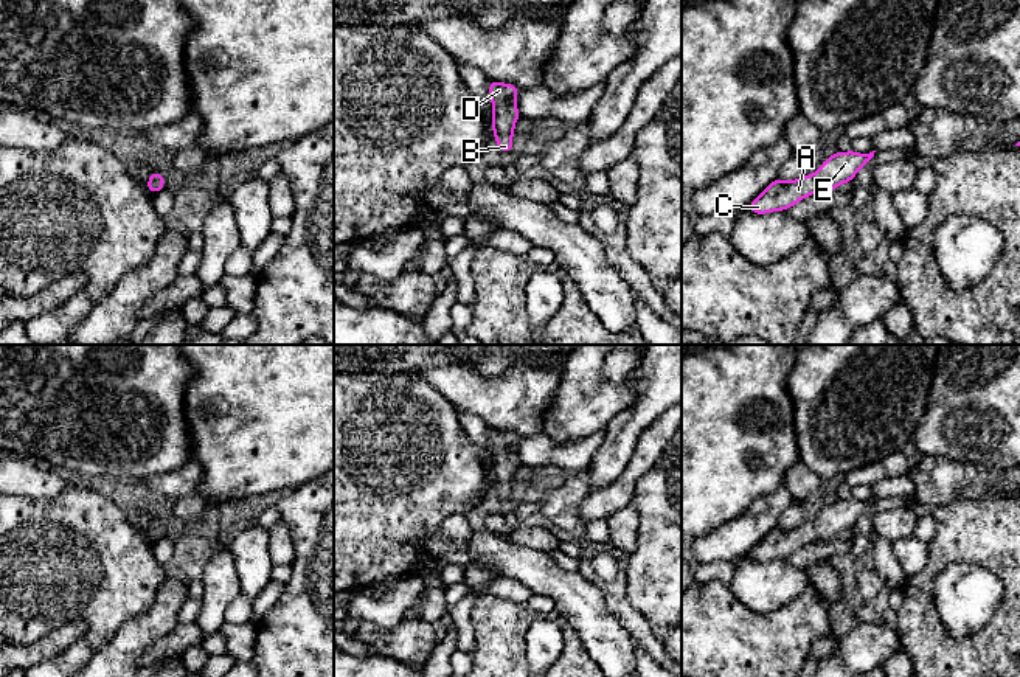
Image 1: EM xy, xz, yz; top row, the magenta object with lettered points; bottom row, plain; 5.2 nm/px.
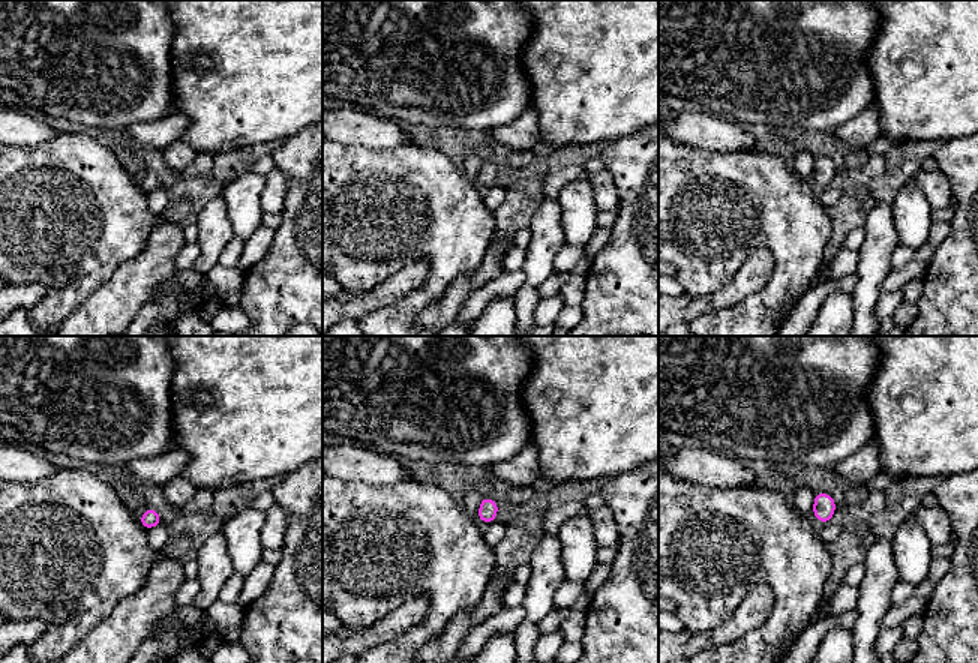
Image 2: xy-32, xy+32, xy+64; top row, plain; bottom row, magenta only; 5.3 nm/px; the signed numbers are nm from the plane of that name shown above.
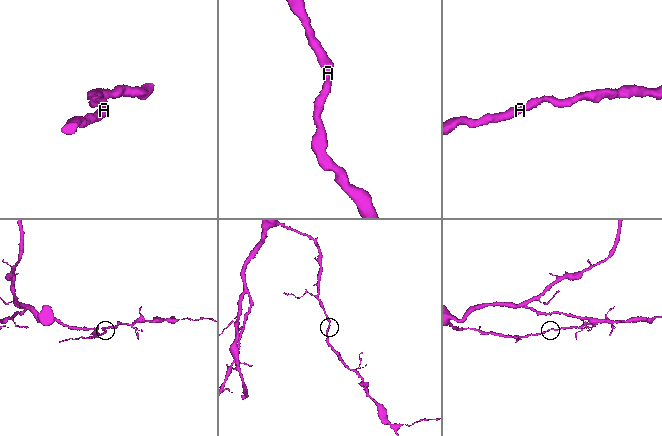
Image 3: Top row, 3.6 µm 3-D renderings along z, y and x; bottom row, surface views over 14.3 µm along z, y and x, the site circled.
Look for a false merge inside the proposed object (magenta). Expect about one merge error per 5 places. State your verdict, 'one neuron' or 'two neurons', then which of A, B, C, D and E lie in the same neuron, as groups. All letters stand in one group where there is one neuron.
one neuron; A B C D E

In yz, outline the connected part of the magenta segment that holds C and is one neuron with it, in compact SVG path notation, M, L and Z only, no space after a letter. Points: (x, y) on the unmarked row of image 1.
M837 498L821 511L814 523L804 522L793 529L775 526L745 557L755 562L787 559L807 543L818 539L831 540L841 531L851 531L855 522L874 505L874 500Z

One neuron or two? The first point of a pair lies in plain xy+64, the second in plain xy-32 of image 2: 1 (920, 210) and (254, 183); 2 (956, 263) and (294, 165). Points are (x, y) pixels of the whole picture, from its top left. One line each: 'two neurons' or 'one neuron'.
1: one neuron
2: one neuron

